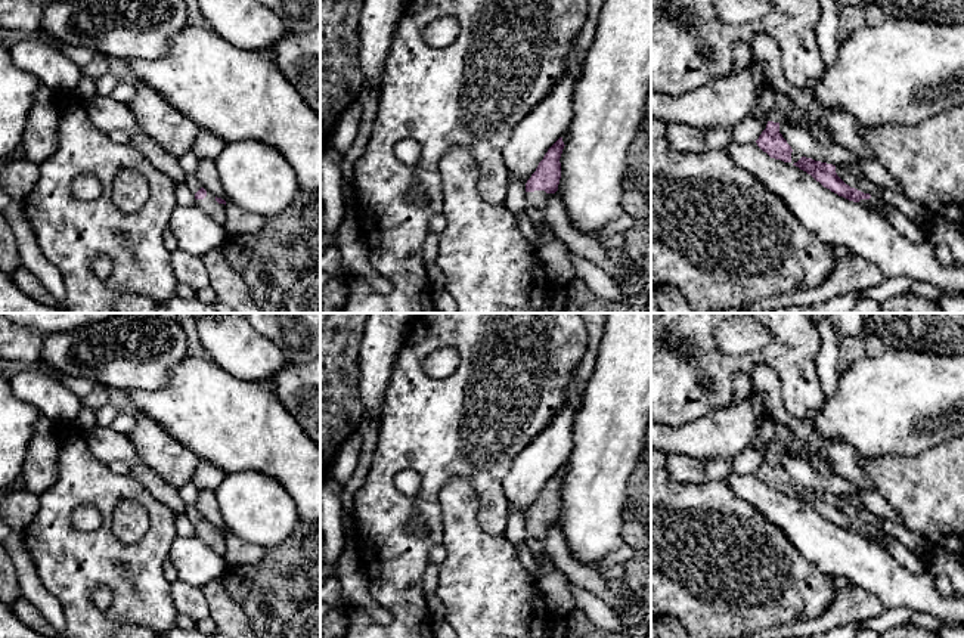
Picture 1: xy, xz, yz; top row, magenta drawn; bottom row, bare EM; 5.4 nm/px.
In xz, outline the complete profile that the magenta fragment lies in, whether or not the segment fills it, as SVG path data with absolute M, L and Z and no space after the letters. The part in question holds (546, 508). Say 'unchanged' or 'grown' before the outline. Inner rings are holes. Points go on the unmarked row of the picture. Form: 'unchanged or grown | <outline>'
grown | M560 468L545 484L536 502L526 514L527 546L537 560L549 560L545 549L545 536L548 527L558 521L561 510L561 484L564 480L562 468Z

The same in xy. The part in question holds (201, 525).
grown | M201 518L195 524L195 535L202 539L216 554L223 555L226 554L226 532L221 529L214 527L213 524L207 523Z

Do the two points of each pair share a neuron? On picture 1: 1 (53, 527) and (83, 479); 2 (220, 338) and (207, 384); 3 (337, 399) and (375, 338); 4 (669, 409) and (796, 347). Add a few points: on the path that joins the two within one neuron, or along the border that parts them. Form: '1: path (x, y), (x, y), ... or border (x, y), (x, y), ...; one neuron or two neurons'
1: path (53, 516), (55, 507), (71, 491); one neuron
2: border (211, 359), (242, 380); two neurons
3: border (365, 328), (359, 358), (359, 396); two neurons
4: path (694, 375), (704, 365), (744, 364), (762, 356); one neuron

